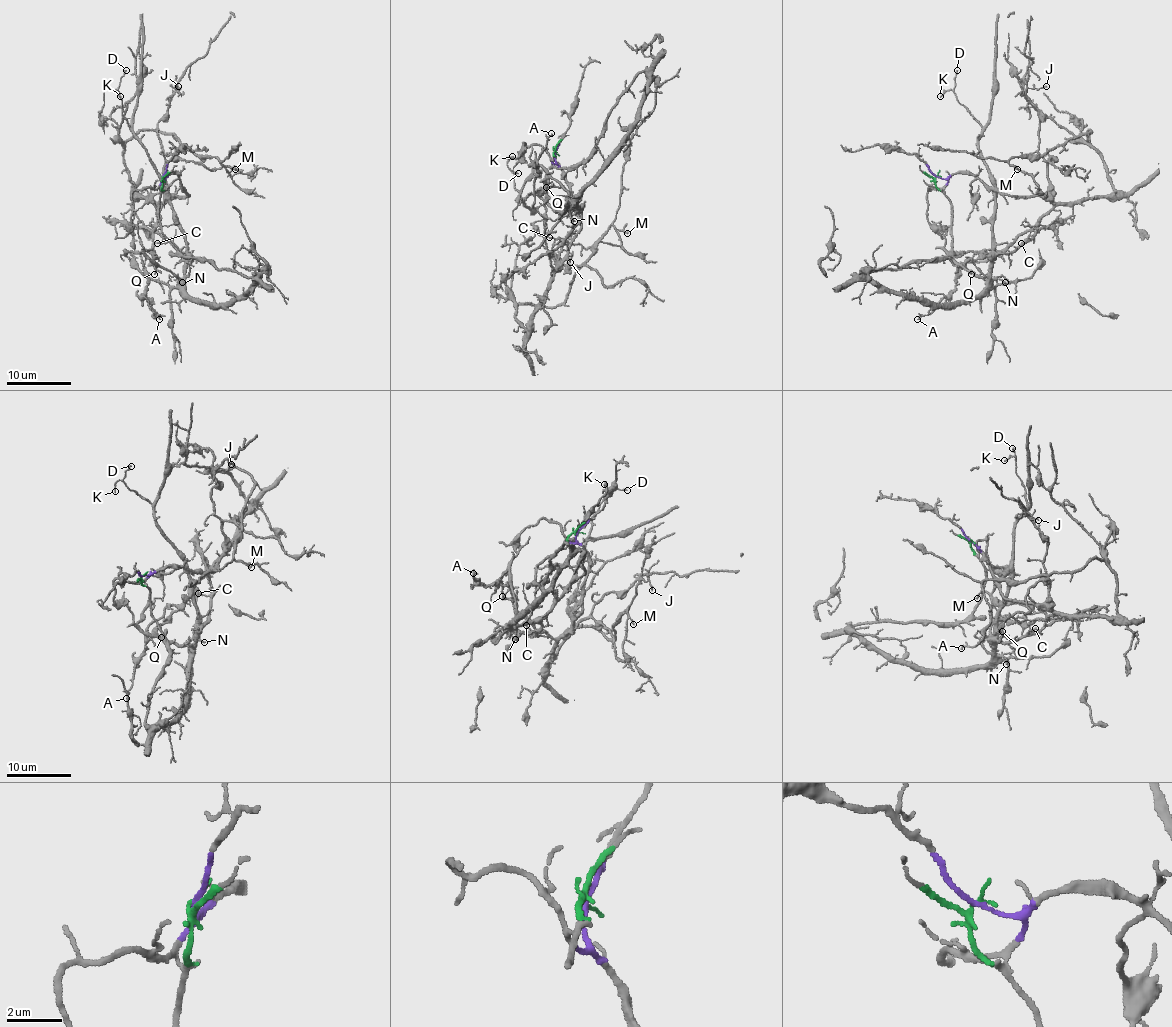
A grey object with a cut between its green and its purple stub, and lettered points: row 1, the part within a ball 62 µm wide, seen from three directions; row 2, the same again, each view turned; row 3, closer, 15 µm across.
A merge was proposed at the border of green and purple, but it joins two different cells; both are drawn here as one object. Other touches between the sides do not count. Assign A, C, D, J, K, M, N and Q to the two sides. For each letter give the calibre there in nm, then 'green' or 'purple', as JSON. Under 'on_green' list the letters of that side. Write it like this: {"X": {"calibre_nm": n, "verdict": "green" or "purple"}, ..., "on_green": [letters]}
{"A": {"calibre_nm": 90, "verdict": "purple"}, "C": {"calibre_nm": 130, "verdict": "green"}, "D": {"calibre_nm": 110, "verdict": "green"}, "J": {"calibre_nm": 130, "verdict": "purple"}, "K": {"calibre_nm": 100, "verdict": "green"}, "M": {"calibre_nm": 120, "verdict": "purple"}, "N": {"calibre_nm": 110, "verdict": "green"}, "Q": {"calibre_nm": 100, "verdict": "purple"}, "on_green": ["C", "D", "K", "N"]}

